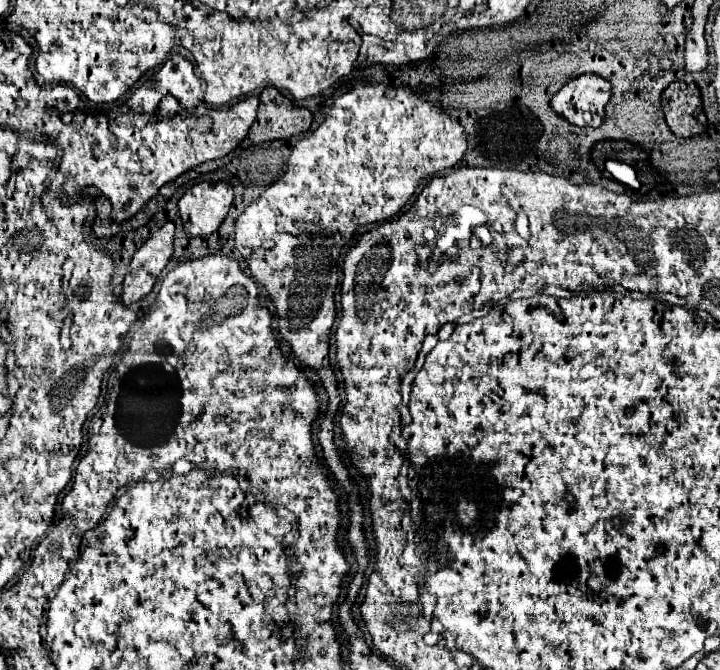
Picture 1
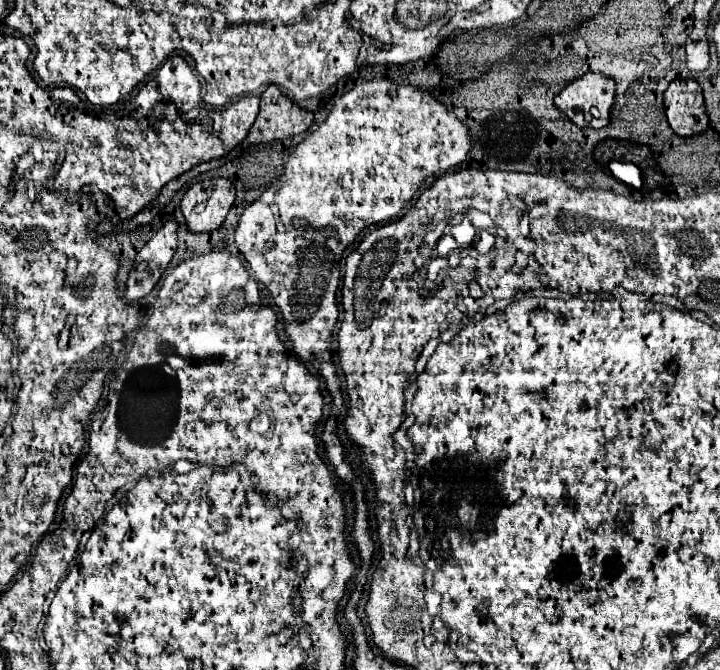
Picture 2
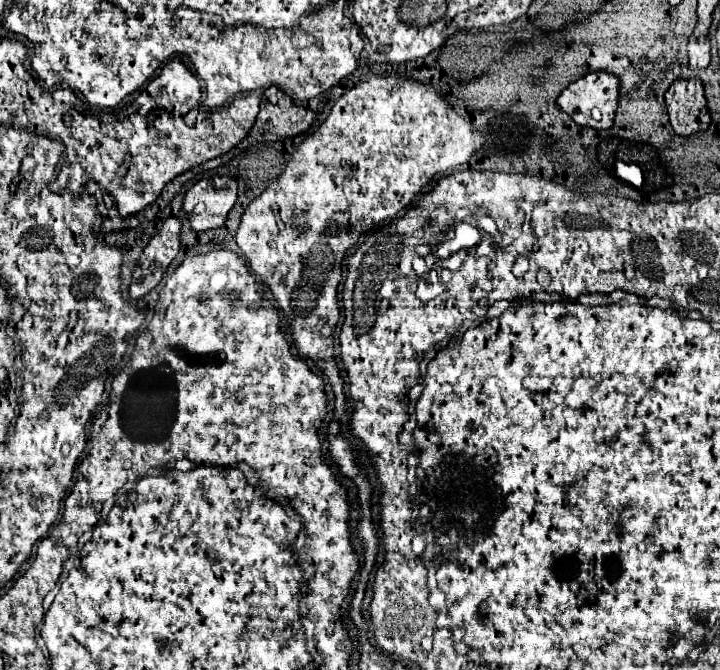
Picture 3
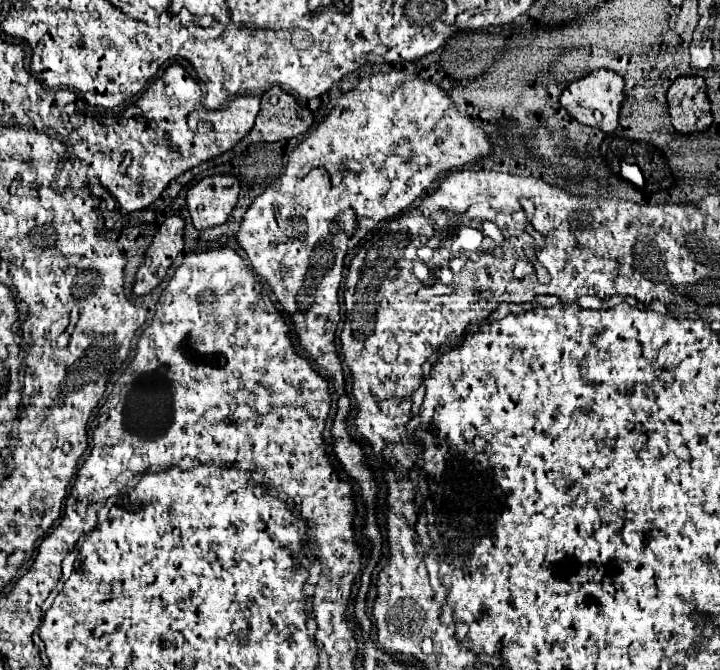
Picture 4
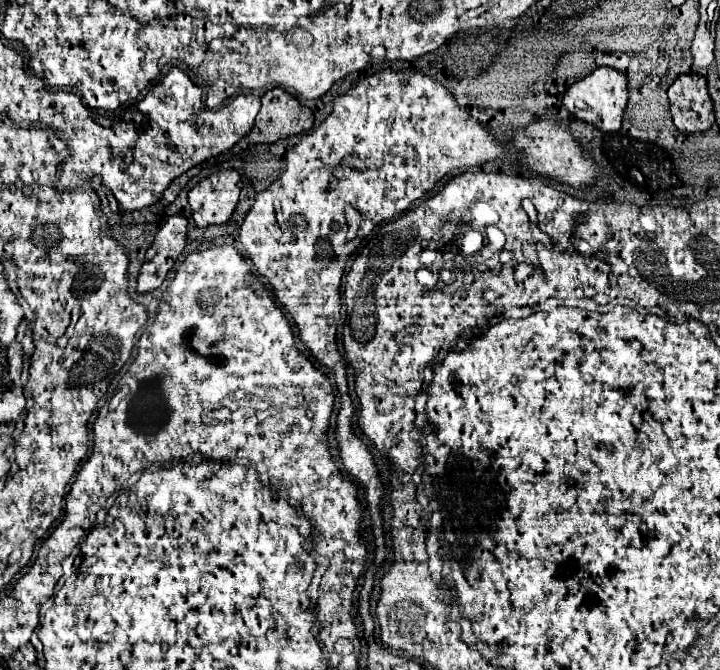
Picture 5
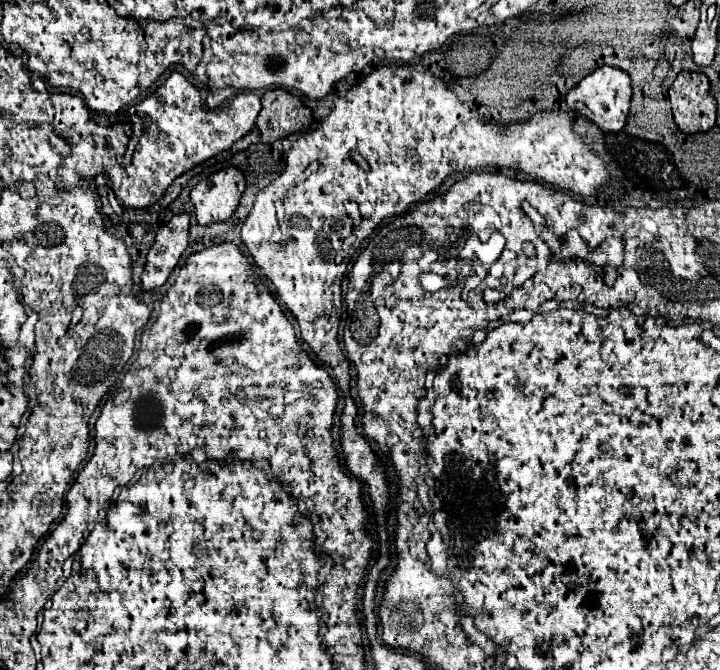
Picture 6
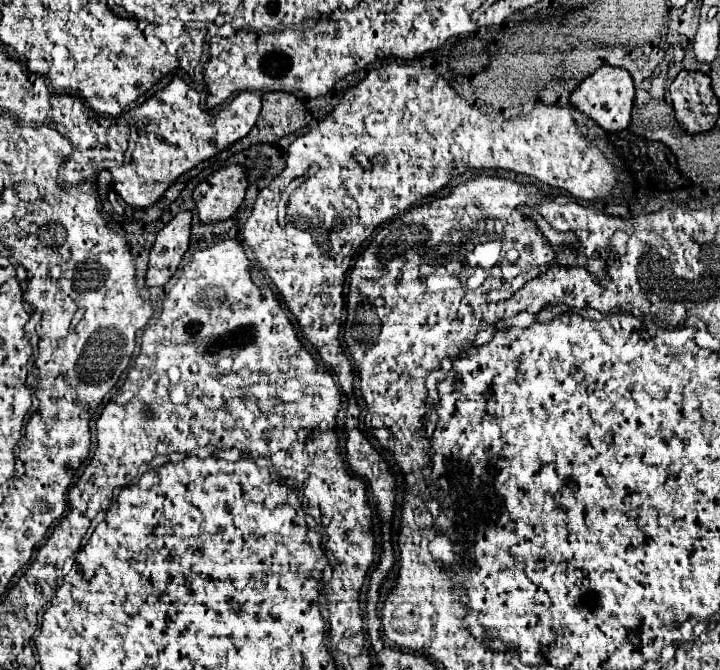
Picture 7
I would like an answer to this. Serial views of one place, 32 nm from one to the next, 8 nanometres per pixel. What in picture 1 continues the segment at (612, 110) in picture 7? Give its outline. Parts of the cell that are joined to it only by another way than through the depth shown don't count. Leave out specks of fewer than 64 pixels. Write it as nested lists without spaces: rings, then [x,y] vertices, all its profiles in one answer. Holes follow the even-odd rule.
[[[582,74],[570,80],[554,98],[552,108],[574,126],[598,128],[604,120],[604,108],[612,98],[612,82],[598,74]]]

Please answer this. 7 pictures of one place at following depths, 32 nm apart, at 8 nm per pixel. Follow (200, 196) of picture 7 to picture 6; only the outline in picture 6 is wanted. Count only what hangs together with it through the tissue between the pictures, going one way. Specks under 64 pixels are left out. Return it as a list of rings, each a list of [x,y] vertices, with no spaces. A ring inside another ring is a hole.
[[[222,168],[202,180],[190,194],[196,208],[198,224],[214,224],[228,220],[246,188],[246,178],[240,168]]]

